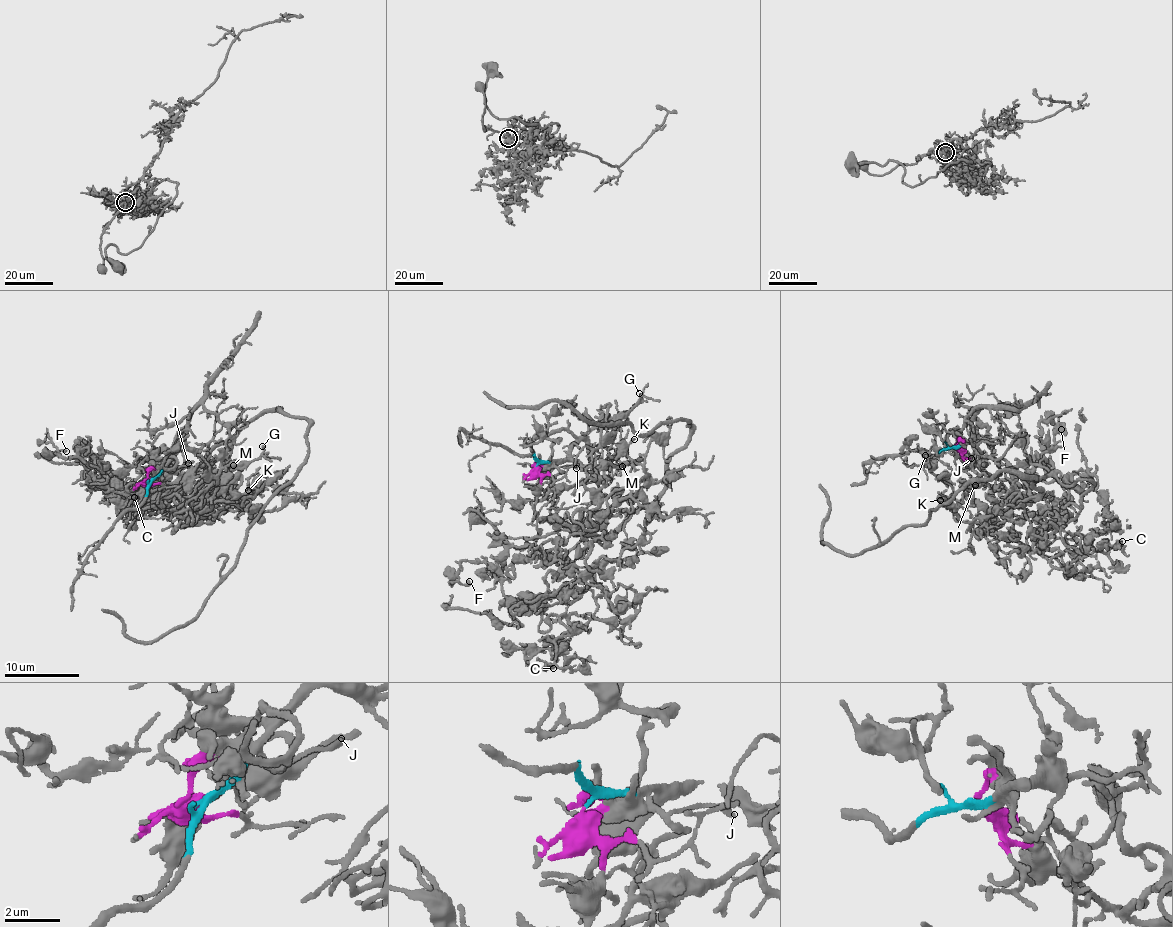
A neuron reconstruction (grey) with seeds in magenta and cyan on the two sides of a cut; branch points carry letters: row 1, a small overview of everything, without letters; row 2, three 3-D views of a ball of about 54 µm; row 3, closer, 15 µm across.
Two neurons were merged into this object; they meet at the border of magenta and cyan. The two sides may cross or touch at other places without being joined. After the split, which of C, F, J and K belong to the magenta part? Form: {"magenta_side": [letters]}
{"magenta_side": ["C", "F", "J", "K"]}

